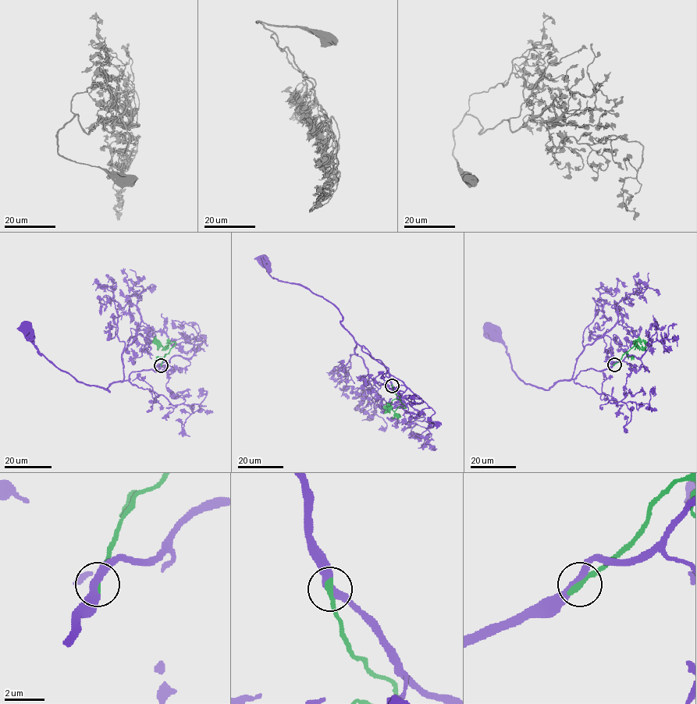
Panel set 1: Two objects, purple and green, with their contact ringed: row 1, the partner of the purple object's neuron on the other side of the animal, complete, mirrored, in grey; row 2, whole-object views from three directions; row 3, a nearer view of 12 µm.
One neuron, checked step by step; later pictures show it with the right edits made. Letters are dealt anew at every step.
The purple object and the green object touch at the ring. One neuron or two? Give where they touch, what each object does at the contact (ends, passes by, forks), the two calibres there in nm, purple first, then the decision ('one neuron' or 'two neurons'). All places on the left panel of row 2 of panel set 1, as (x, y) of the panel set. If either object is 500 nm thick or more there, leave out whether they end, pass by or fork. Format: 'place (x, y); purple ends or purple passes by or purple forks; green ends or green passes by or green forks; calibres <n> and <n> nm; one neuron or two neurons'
place (161, 365); purple passes by; green ends; calibres 360 and 360 nm; one neuron

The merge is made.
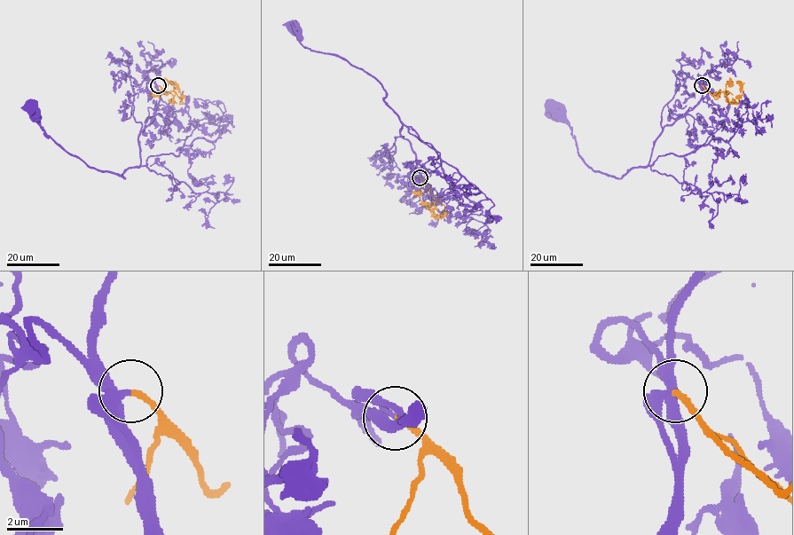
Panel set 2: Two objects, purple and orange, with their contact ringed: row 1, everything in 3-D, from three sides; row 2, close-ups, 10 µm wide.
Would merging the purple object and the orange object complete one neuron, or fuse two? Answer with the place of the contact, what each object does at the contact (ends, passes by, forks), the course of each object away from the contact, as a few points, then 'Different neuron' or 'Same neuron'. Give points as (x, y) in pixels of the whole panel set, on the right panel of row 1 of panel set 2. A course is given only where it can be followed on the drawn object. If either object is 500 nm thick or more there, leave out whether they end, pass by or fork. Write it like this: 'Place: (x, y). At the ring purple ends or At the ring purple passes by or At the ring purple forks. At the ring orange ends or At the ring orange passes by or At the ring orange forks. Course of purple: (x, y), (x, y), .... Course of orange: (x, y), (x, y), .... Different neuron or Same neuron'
Place: (702, 85). At the ring purple passes by. At the ring orange ends. Course of purple: (702, 85), (700, 101), (661, 132), (648, 164), (621, 178), (594, 171), (580, 158), (571, 129), (551, 106). Course of orange: (702, 85), (711, 95), (721, 90), (728, 101), (737, 104), (742, 91), (740, 84), (736, 83). Same neuron

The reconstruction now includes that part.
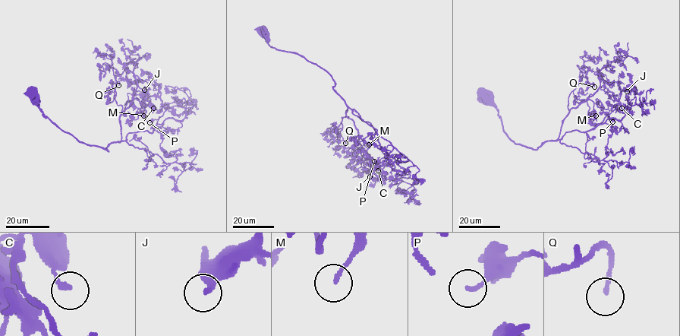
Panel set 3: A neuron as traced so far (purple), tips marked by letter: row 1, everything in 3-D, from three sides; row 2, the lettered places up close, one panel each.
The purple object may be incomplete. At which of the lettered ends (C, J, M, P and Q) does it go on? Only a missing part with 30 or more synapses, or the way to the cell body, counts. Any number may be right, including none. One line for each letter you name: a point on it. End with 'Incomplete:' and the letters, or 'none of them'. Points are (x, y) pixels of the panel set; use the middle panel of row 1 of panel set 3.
M: (369, 144)
Q: (345, 143)
Incomplete: M, Q

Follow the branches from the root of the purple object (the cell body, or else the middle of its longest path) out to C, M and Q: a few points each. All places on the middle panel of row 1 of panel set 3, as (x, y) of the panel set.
C: (263, 30), (271, 46), (301, 55), (330, 75), (378, 170)
M: (263, 30), (271, 46), (301, 55), (330, 75), (333, 90), (347, 107), (345, 115), (369, 144)
Q: (263, 30), (271, 46), (301, 55), (330, 75), (333, 90), (347, 107), (340, 131), (345, 143)

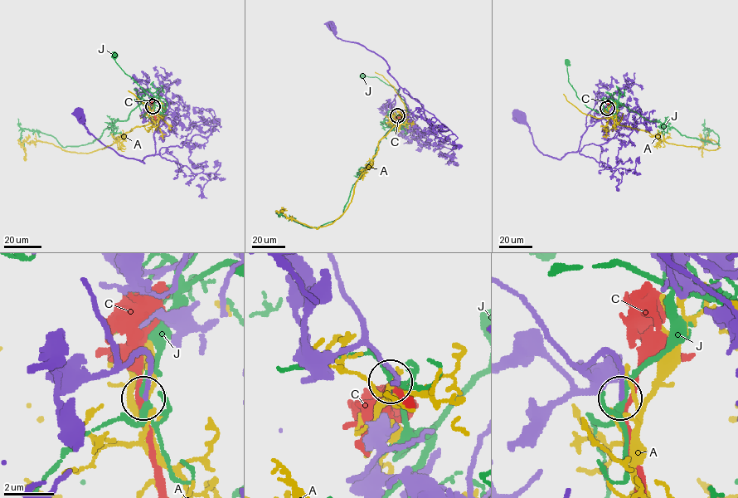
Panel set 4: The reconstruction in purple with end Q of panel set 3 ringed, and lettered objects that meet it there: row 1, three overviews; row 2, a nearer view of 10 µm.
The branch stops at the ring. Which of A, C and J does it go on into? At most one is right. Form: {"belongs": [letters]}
{"belongs": ["C"]}

